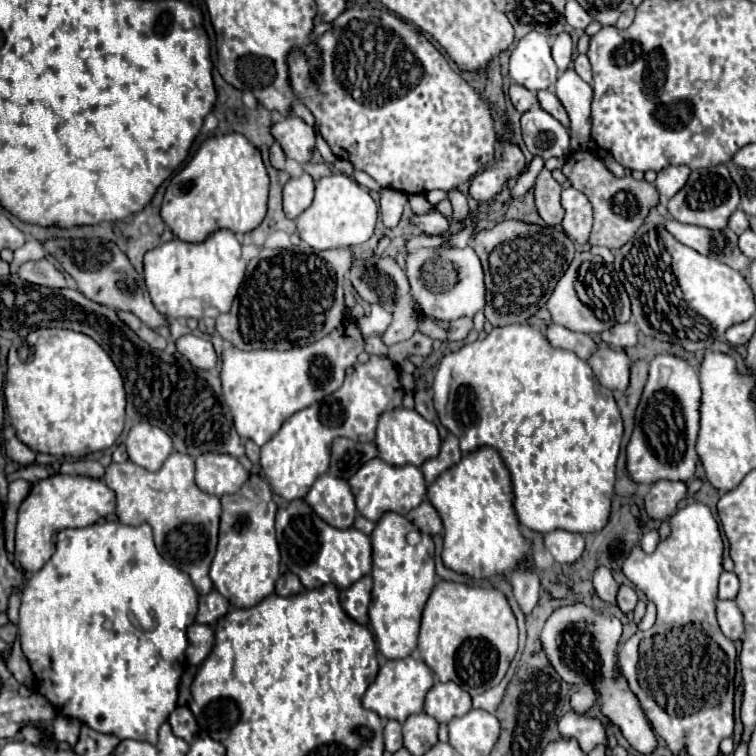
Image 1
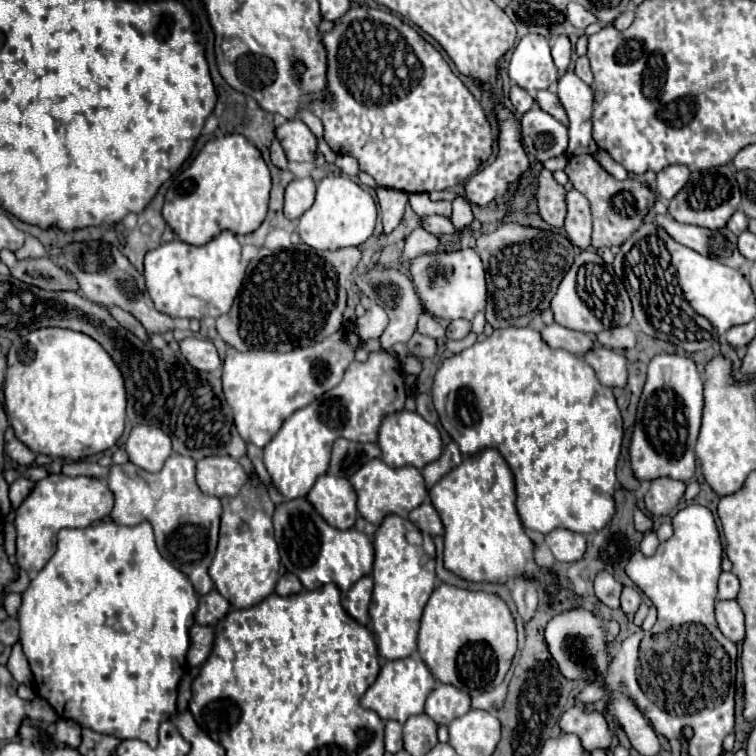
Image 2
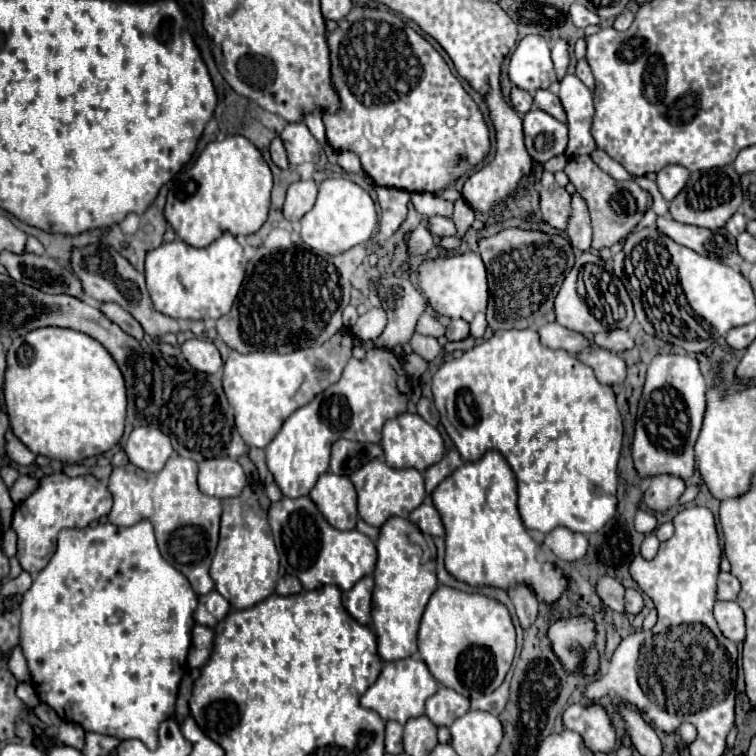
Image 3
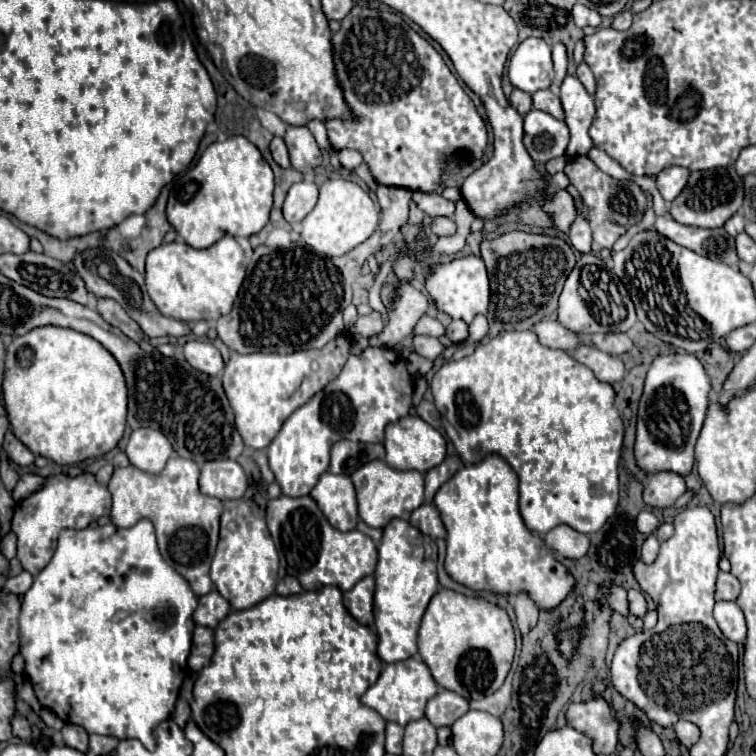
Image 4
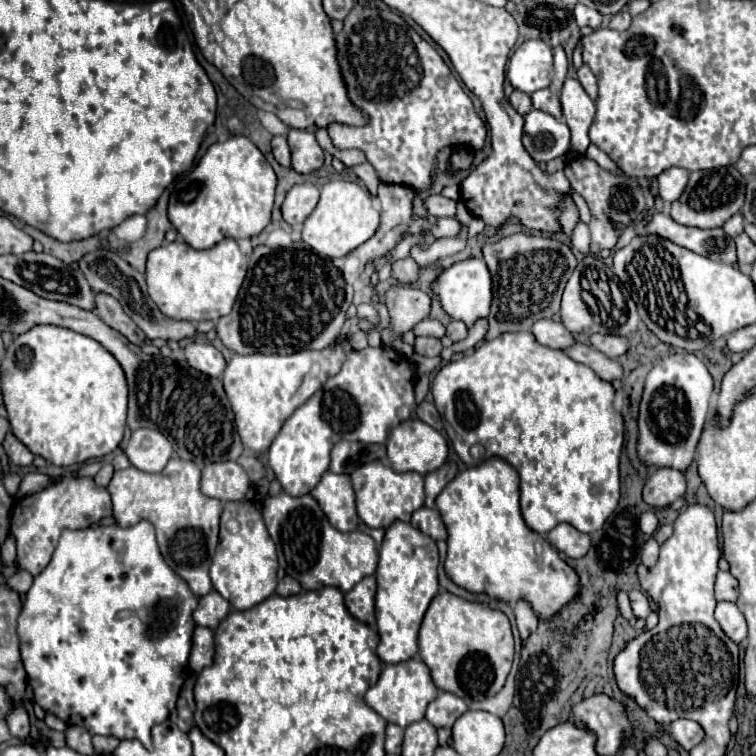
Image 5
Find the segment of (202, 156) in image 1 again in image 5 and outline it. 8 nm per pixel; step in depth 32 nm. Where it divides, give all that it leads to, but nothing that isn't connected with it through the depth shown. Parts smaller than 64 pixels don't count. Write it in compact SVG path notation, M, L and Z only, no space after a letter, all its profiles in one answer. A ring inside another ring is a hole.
M232 136L226 142L212 144L206 154L200 158L198 166L174 182L174 192L168 204L168 218L176 226L178 234L196 250L206 250L218 244L224 238L252 238L258 236L268 224L274 206L274 190L276 190L276 174L272 166L266 162L262 152L254 146L254 142L246 136Z

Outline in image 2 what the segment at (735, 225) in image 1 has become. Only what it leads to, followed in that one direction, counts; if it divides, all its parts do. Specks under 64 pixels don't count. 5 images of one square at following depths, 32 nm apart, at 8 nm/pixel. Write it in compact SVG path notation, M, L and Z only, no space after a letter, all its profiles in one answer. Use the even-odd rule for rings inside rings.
M736 212L736 214L728 220L728 224L726 224L726 228L728 228L732 234L736 234L736 236L740 236L740 234L746 230L746 226L748 226L748 218L746 218L742 212Z

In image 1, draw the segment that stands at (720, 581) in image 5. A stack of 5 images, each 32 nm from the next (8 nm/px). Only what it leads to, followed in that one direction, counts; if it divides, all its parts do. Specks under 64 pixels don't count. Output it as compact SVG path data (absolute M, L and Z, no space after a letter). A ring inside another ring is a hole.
M722 572L718 598L720 600L732 600L736 594L738 594L738 578L736 578L736 574L734 572Z

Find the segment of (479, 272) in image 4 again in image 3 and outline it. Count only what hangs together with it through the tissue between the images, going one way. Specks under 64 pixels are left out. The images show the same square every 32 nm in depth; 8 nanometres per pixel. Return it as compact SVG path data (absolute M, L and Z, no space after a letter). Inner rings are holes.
M464 252L456 254L452 258L438 258L424 262L420 266L420 292L428 298L430 306L448 318L462 318L466 322L472 322L472 318L478 312L486 312L488 306L488 280L486 280L486 268L476 252Z

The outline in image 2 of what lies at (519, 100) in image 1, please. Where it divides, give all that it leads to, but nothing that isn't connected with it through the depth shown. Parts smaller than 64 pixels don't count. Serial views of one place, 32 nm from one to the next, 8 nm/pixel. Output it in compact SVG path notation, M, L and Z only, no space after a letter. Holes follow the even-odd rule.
M512 86L512 88L510 88L510 100L512 100L512 106L514 106L520 114L528 112L528 110L534 106L534 96L532 96L530 92L522 90L520 86Z

